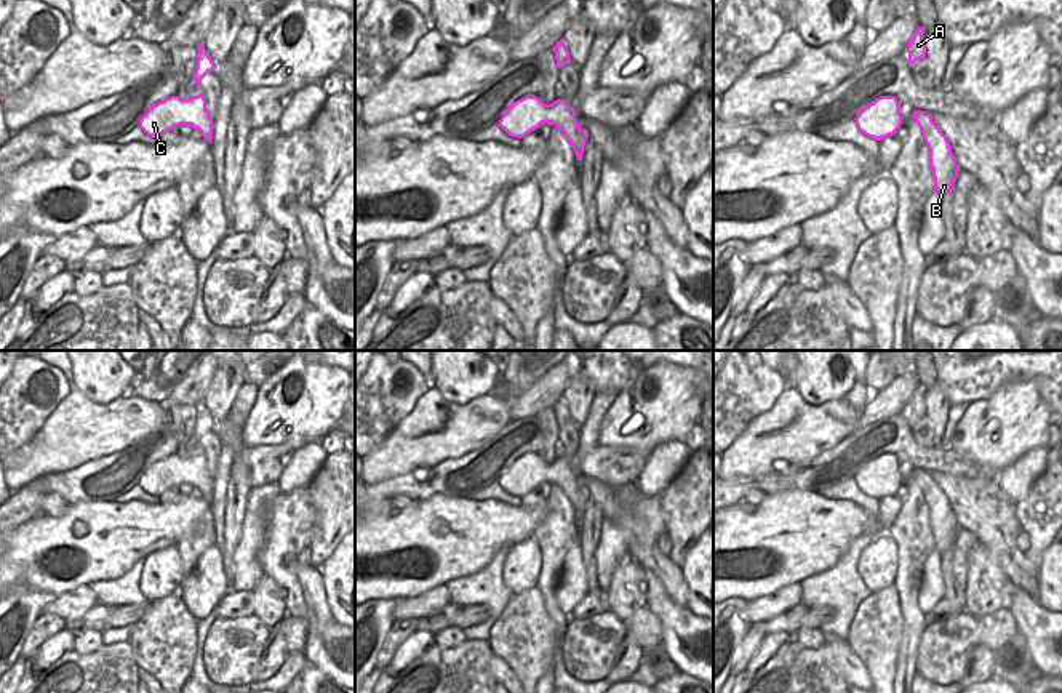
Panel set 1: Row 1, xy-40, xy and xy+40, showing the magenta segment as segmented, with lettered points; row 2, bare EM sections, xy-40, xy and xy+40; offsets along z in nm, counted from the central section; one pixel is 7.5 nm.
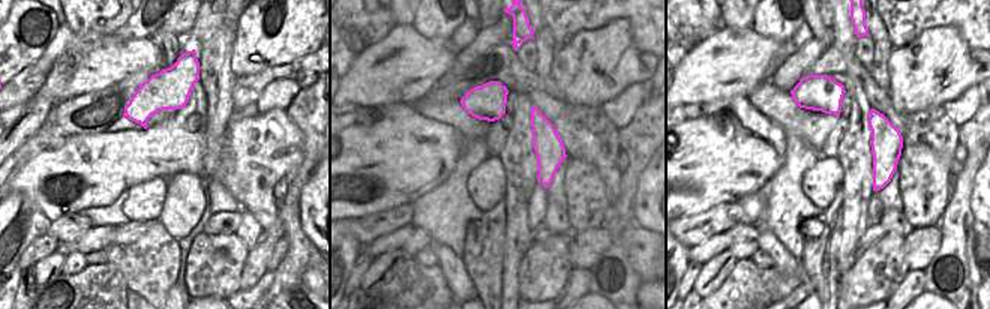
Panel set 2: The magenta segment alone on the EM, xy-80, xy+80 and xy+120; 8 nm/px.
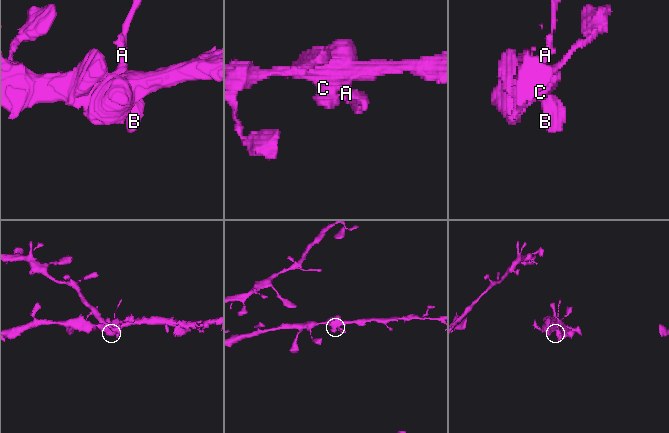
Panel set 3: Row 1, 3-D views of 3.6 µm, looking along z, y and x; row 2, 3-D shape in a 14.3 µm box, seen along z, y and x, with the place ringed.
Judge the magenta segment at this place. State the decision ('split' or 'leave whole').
leave whole

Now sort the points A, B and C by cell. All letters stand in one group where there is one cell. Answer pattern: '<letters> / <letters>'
A B C

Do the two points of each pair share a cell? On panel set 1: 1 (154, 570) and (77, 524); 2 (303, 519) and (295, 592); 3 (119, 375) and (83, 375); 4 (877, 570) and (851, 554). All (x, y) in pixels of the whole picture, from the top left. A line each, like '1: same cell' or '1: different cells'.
1: different cells
2: same cell
3: same cell
4: different cells

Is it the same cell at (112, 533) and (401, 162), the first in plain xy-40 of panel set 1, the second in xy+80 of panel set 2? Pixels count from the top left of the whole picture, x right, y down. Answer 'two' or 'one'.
one

